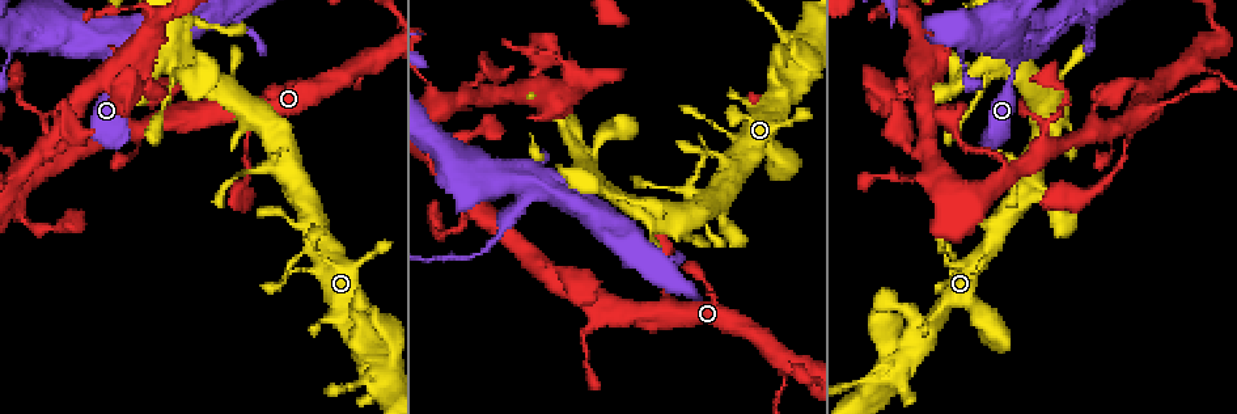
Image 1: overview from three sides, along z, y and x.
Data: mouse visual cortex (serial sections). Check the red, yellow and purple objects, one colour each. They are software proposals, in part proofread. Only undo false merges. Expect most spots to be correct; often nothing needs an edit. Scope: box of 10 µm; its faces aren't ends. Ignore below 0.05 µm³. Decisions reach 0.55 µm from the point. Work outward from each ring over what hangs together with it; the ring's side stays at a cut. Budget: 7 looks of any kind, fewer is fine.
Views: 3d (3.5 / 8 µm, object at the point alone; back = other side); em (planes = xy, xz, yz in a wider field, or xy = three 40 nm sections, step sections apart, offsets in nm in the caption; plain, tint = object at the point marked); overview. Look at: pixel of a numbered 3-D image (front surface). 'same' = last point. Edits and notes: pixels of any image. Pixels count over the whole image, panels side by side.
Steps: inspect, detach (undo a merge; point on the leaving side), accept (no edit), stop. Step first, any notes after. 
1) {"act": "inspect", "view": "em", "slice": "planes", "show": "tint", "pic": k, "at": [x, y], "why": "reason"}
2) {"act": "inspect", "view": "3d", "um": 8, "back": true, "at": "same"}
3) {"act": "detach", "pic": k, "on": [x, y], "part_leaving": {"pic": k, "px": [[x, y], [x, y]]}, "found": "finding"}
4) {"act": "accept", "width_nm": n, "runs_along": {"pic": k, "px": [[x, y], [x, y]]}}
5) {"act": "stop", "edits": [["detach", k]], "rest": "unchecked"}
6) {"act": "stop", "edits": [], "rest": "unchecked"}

{"act": "inspect", "view": "3d", "um": 3.5, "pic": 1, "at": [728, 212]}

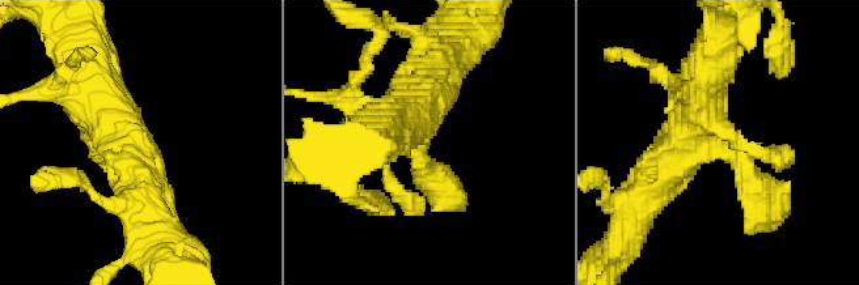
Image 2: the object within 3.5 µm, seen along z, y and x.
{"act": "inspect", "view": "em", "slice": "xy", "step": 3, "show": "tint", "pic": 2, "at": [721, 146]}

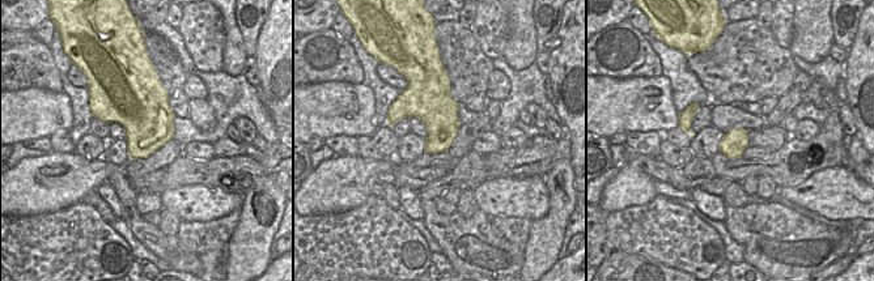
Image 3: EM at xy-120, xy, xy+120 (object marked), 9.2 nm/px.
{"act": "accept", "runs_along": {"pic": 2, "px": [[655, 182], [689, 137], [722, 37]]}, "found": "one cell here"}

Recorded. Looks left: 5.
{"act": "inspect", "view": "3d", "um": 3.5, "pic": 1, "at": [1104, 96], "why": "sudden change in width"}

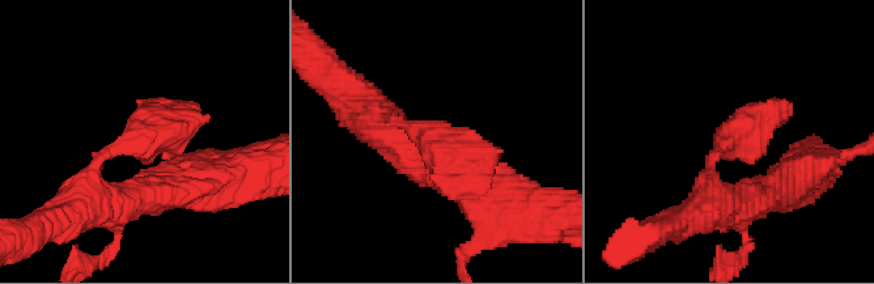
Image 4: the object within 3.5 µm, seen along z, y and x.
{"act": "inspect", "view": "em", "slice": "xy", "step": 1, "show": "tint", "pic": 4, "at": [143, 139], "arm_widths_nm": [150, 300]}

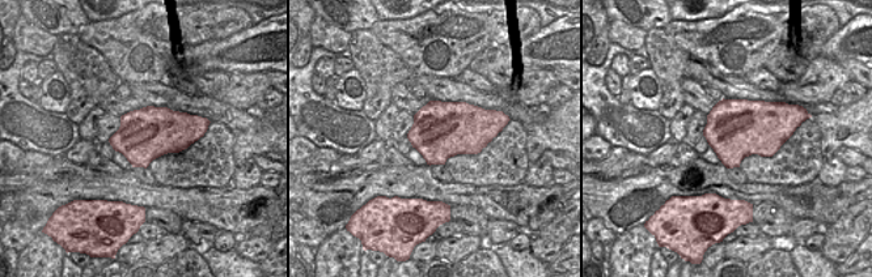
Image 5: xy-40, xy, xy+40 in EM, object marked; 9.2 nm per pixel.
{"act": "accept", "found": "one cell here"}

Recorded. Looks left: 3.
{"act": "inspect", "view": "3d", "um": 3.5, "pic": 1, "at": [513, 217], "why": "calibre changes"}

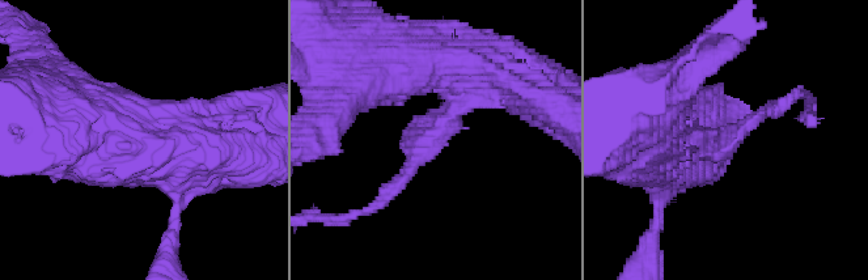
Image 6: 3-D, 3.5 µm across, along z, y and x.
{"act": "inspect", "view": "em", "slice": "xy", "step": 3, "show": "tint", "pic": 6, "at": [430, 132], "arm_widths_nm": [150, 450], "why": "need the tissue"}

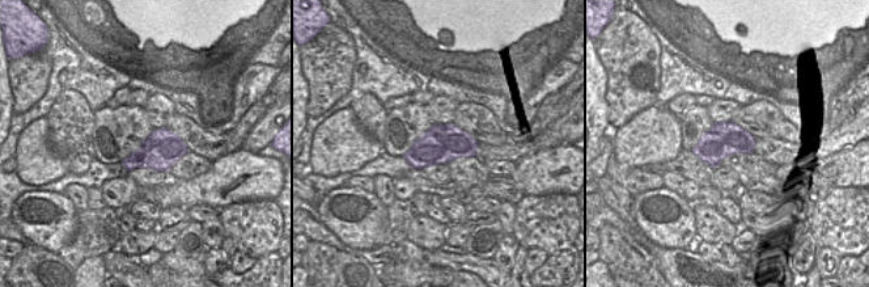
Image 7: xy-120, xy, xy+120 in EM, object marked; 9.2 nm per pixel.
{"act": "detach", "pic": 6, "on": [411, 143], "part_leaving": {"pic": 6, "px": [[452, 114], [376, 204]]}, "found": "a second cell is stuck on"}

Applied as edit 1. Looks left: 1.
{"act": "stop", "edits": [["detach", 6]], "rest": "unchecked"}

